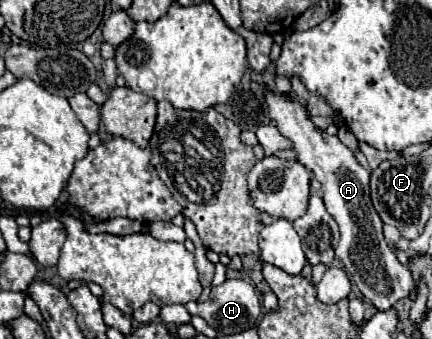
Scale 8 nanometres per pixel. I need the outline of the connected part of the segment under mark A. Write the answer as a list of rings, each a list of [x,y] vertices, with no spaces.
[[[265,90],[265,102],[271,122],[287,140],[291,140],[293,152],[297,154],[297,162],[311,170],[321,182],[325,208],[337,220],[341,230],[341,240],[335,248],[335,256],[341,260],[343,270],[353,278],[361,294],[371,300],[377,310],[387,310],[387,306],[405,300],[415,288],[415,282],[411,278],[411,272],[397,260],[393,248],[383,238],[383,222],[369,198],[371,172],[357,162],[355,154],[337,138],[337,135],[329,135],[319,130],[313,124],[307,106],[297,102],[293,94],[287,96],[275,90]]]

